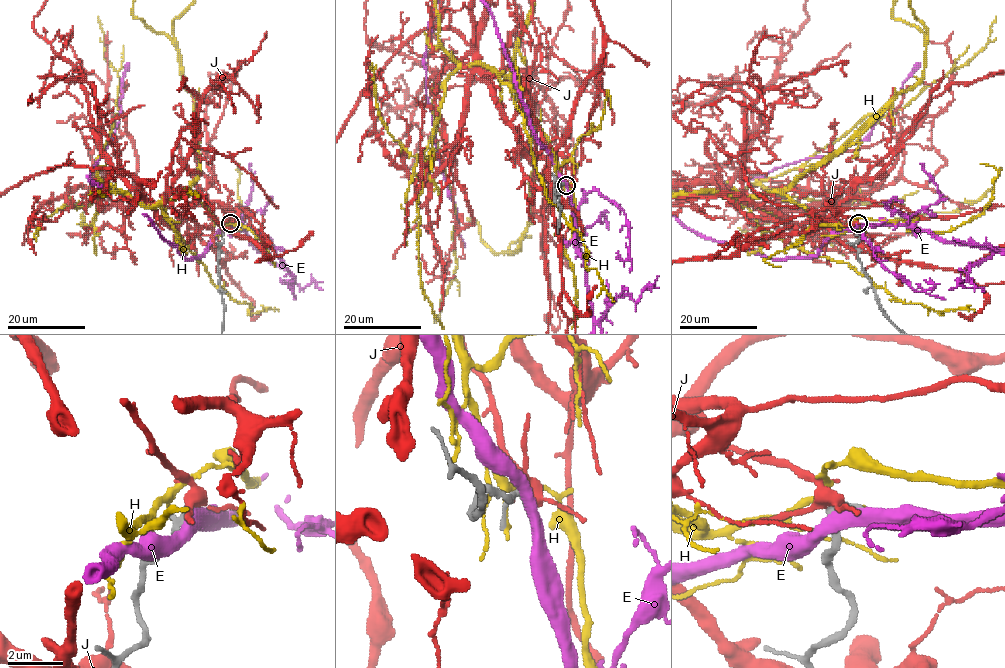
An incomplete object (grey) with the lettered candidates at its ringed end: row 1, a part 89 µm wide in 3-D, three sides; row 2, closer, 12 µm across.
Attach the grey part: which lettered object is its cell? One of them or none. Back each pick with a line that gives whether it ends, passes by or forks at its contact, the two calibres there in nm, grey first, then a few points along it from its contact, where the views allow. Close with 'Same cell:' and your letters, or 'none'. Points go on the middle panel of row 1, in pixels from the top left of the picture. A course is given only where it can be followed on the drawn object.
E: It passes by. Thickness 240 nm (grey) against 460 nm
Same cell: E

